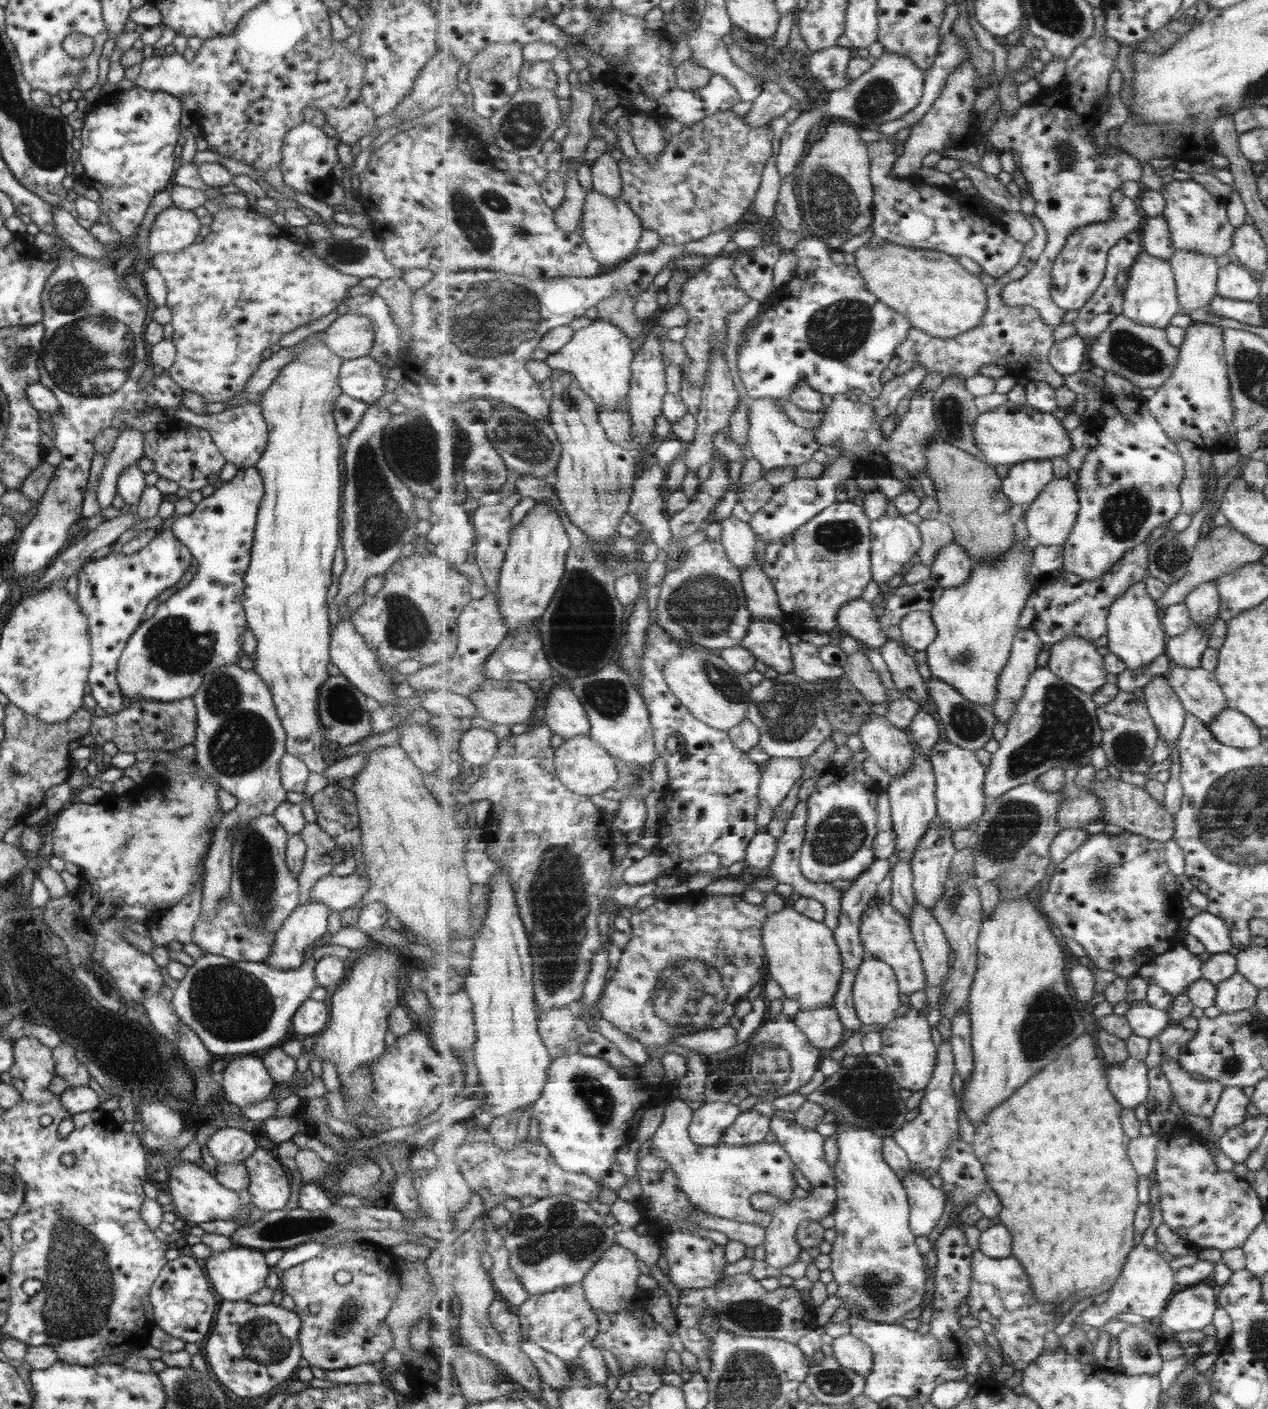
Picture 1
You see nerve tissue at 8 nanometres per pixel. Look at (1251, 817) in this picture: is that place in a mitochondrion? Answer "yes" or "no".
yes

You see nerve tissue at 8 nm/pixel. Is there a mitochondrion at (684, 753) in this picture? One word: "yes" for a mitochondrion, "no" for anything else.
no

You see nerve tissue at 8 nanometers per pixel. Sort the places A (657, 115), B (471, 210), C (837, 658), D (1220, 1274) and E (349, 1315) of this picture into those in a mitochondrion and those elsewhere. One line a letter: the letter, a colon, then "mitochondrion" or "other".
A: other
B: mitochondrion
C: other
D: other
E: mitochondrion

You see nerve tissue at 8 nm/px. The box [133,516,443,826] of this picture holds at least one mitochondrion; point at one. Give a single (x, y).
(243, 740)

